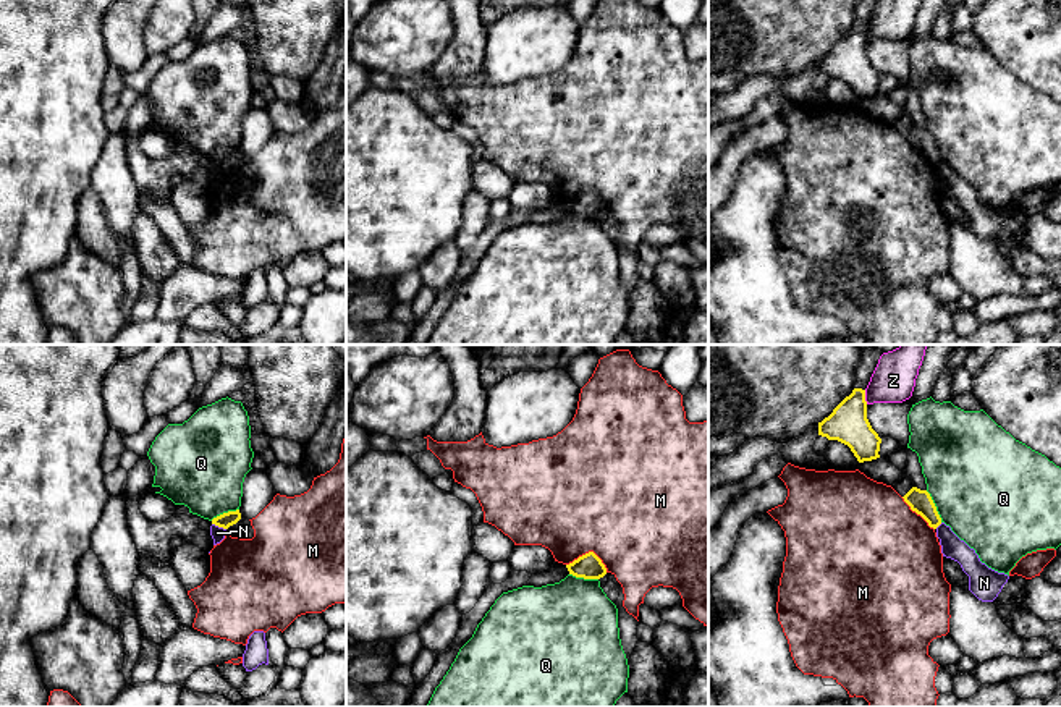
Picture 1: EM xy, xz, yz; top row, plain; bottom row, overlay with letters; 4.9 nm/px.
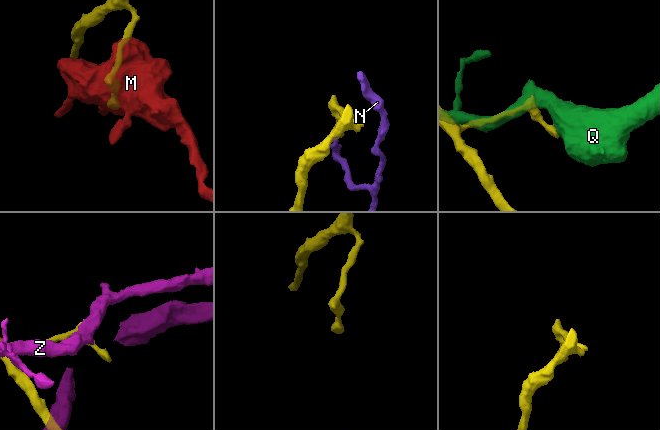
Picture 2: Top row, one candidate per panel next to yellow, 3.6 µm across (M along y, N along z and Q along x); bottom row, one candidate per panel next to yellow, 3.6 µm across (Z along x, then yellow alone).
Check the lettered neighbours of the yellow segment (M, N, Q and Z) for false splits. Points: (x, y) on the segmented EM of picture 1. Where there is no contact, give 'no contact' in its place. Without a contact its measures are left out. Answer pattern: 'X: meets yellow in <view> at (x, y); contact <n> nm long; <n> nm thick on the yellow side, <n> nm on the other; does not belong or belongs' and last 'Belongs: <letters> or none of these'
M: meets yellow in xz at (589, 552); contact 220 nm long; 130 nm thick on the yellow side, 500 nm on the other; does not belong
N: meets yellow in xy at (219, 526); contact 80 nm long; 70 nm thick on the yellow side, 70 nm on the other; does not belong
Q: meets yellow in yz at (935, 507); contact 180 nm long; 120 nm thick on the yellow side, 500 nm on the other; does not belong
Z: meets yellow in yz at (864, 397); contact 70 nm long; 200 nm thick on the yellow side, 220 nm on the other; does not belong
Belongs: none of these

